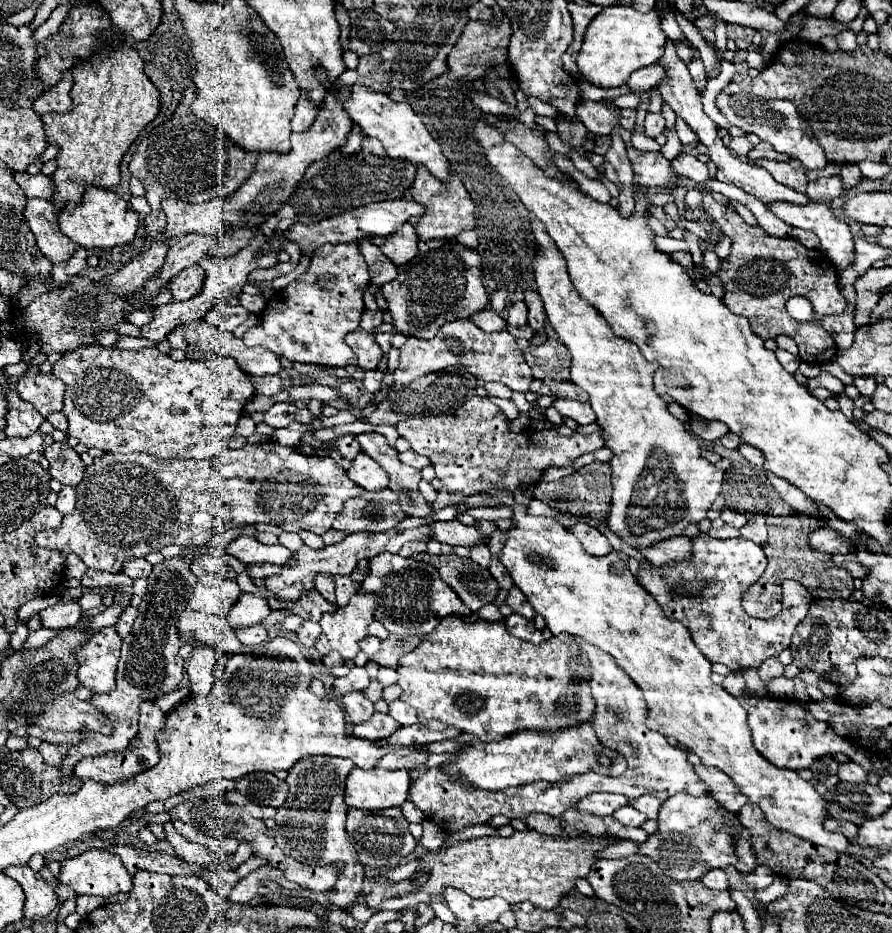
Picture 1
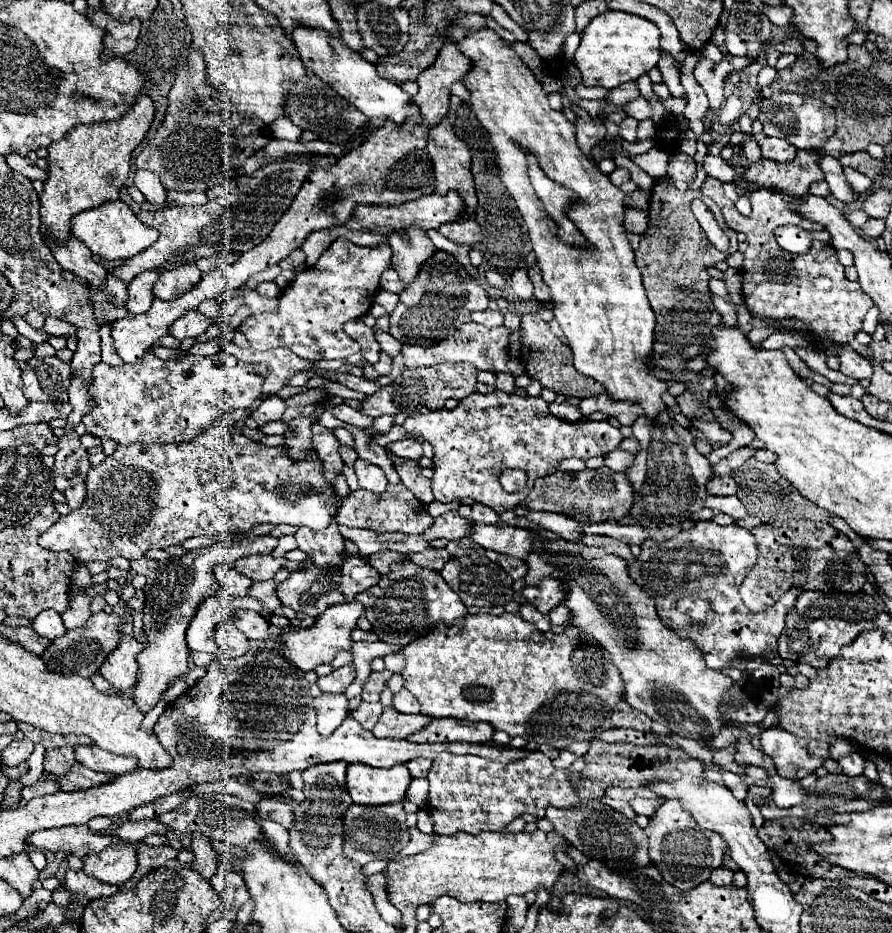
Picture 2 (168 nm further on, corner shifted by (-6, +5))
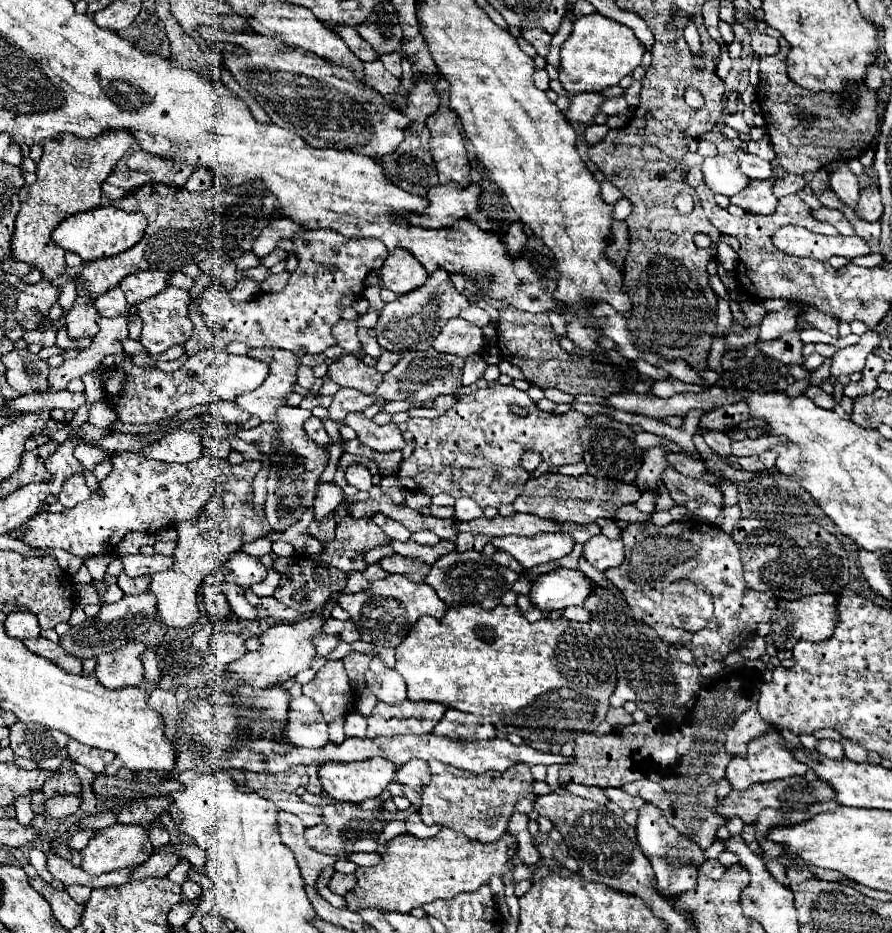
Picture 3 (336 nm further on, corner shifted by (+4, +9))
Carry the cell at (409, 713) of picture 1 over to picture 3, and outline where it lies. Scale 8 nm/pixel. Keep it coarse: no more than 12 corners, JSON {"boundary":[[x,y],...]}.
{"boundary":[[394,669],[370,687],[382,703],[406,701],[404,679]]}

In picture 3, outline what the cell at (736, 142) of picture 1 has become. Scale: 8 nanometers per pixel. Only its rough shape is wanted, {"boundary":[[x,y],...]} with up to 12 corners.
{"boundary":[[744,149],[736,159],[750,179],[768,179],[772,165]]}

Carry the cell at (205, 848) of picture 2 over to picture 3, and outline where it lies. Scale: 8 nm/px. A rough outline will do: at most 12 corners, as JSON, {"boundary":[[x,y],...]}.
{"boundary":[[186,879],[182,883],[184,901],[202,897],[200,883]]}

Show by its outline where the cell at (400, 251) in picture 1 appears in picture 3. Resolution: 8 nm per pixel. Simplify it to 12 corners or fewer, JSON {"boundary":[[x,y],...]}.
{"boundary":[[404,247],[380,269],[386,289],[404,295],[426,281],[420,261]]}

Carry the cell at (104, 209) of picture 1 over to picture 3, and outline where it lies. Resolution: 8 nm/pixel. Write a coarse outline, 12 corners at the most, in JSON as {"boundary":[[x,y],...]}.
{"boundary":[[108,205],[66,217],[52,239],[84,261],[134,247],[146,219]]}

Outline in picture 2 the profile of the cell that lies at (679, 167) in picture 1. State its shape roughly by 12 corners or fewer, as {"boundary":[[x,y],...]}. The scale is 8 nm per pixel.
{"boundary":[[706,155],[708,177],[734,183],[736,171],[722,157]]}

